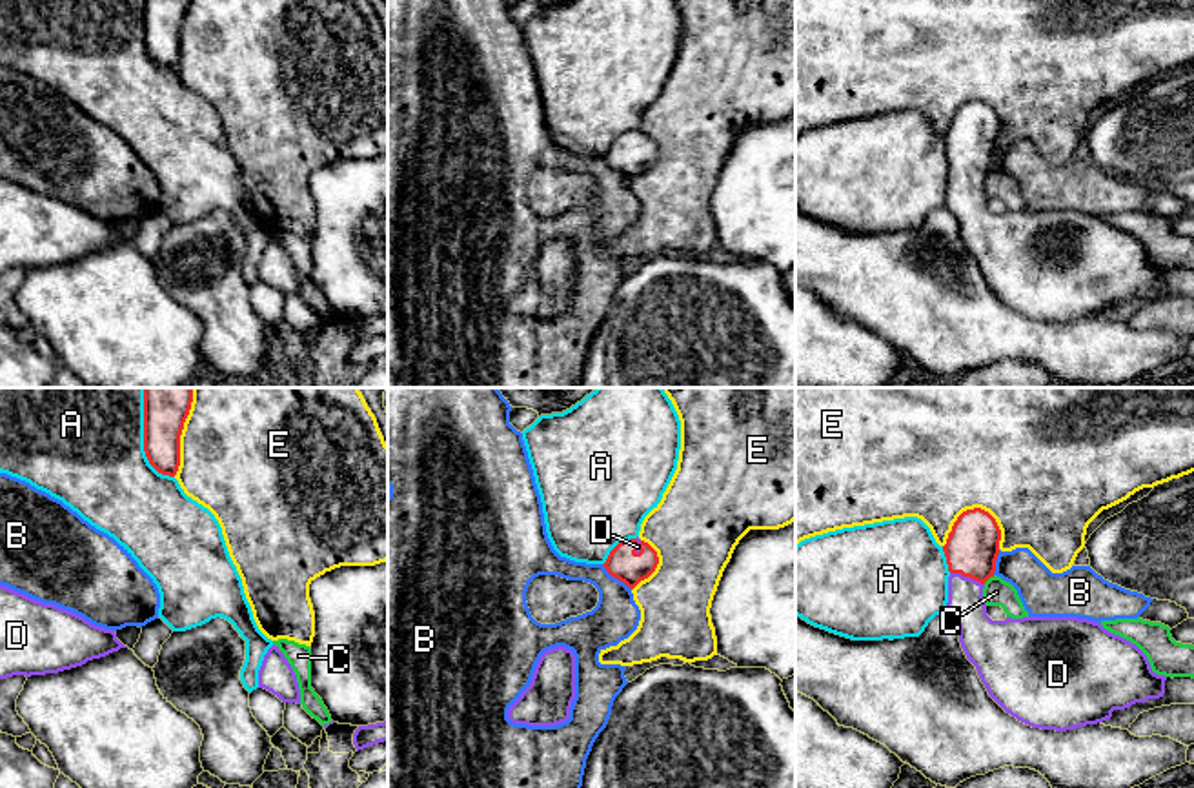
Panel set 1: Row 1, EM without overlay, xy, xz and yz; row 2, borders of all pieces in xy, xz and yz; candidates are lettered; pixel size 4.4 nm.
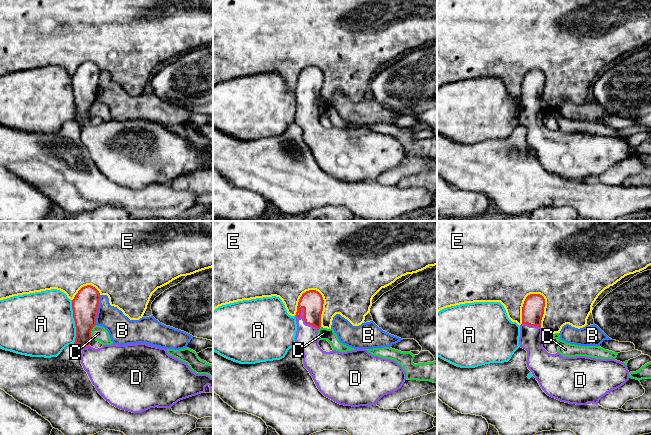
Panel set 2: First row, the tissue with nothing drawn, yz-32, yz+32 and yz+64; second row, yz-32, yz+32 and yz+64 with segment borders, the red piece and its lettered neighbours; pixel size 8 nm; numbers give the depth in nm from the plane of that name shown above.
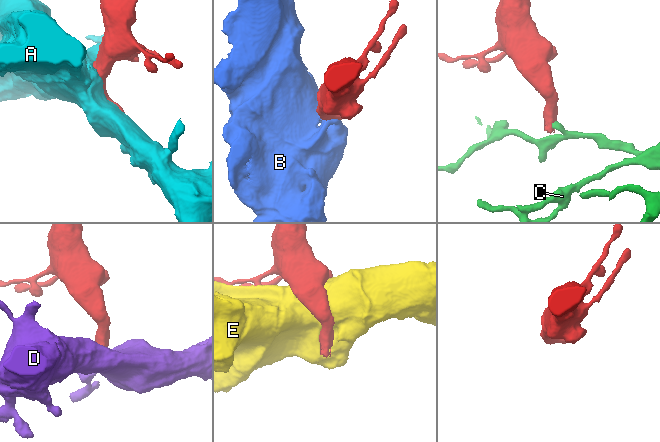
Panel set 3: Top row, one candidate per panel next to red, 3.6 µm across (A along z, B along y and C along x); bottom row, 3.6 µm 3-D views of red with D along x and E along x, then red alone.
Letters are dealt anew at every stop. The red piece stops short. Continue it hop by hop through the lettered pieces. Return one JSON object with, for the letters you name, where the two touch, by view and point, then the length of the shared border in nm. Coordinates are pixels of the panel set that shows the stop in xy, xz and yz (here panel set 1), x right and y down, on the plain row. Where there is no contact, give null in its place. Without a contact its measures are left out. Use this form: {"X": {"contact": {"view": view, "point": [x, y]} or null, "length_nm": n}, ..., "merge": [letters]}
{"D": {"contact": {"view": "yz", "point": [967, 168]}, "length_nm": 160}, "merge": ["D"]}

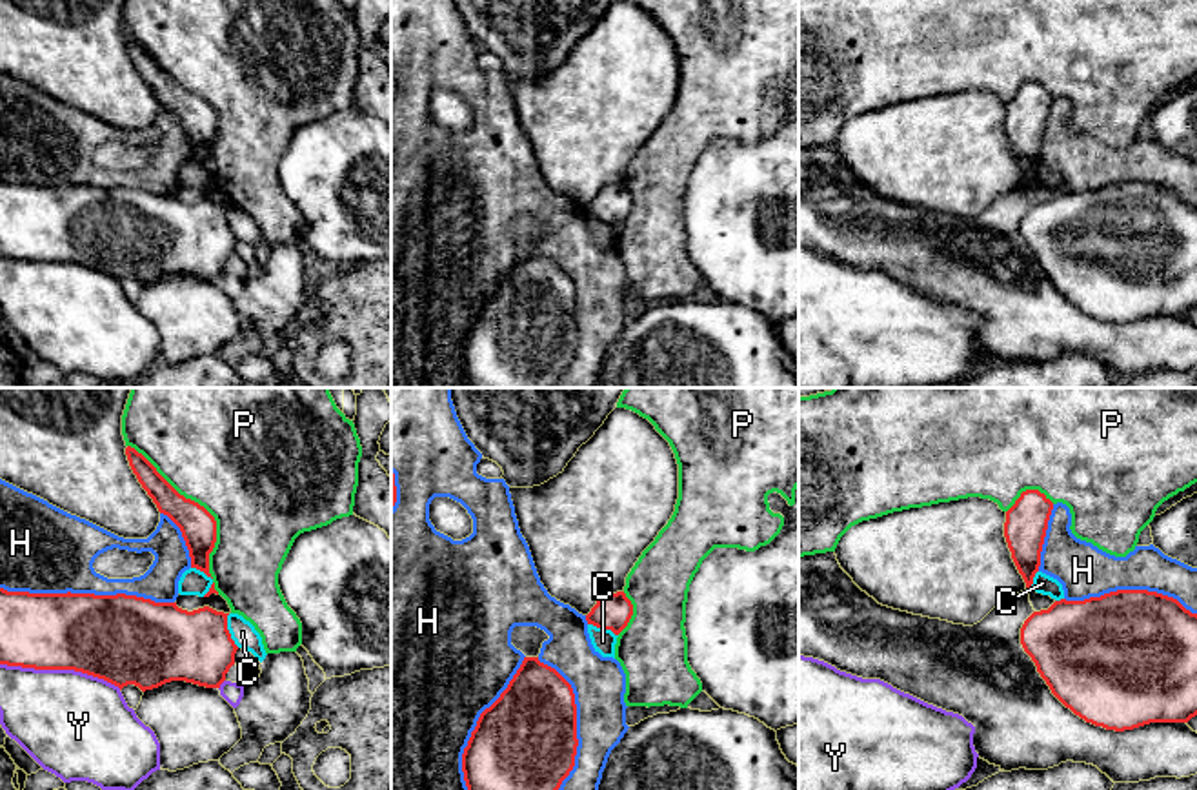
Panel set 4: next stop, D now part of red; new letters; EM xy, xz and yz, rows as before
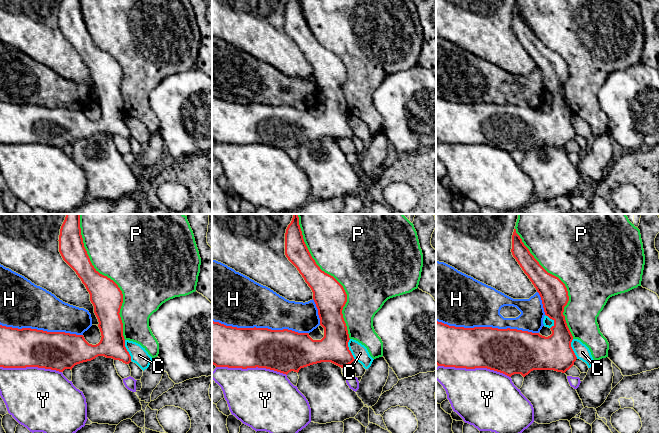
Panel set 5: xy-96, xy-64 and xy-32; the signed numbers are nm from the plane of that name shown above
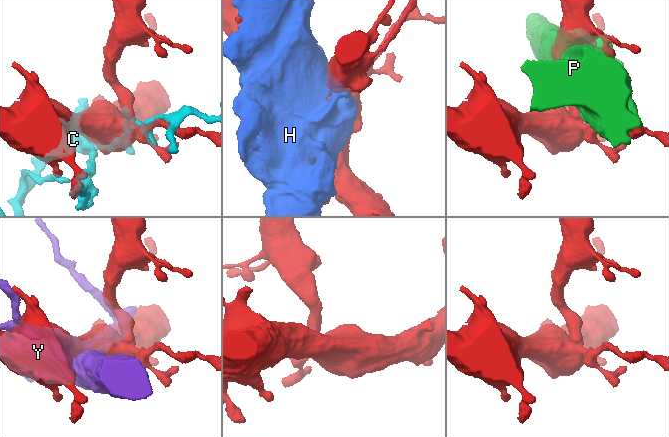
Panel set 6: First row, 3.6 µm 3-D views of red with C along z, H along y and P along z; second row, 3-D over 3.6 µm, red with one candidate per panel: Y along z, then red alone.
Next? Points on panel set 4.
{"merge": []}

